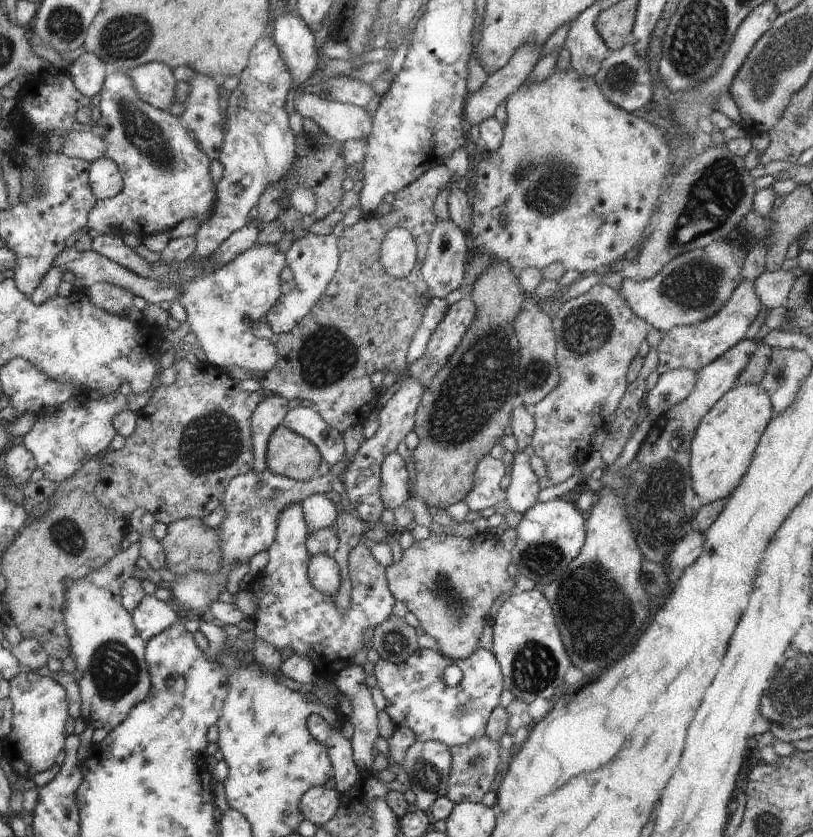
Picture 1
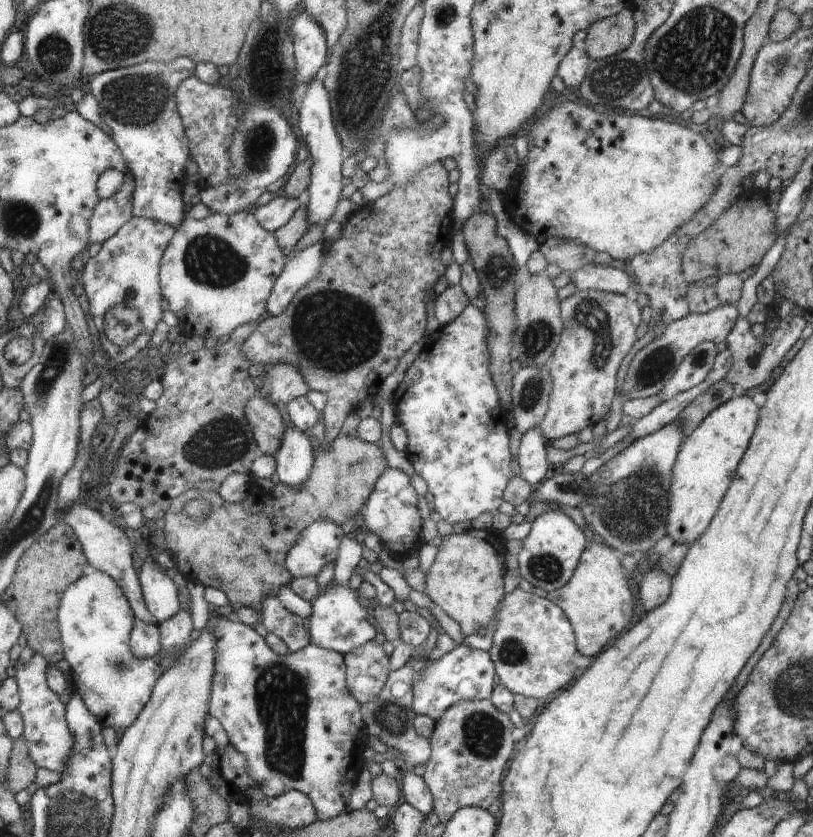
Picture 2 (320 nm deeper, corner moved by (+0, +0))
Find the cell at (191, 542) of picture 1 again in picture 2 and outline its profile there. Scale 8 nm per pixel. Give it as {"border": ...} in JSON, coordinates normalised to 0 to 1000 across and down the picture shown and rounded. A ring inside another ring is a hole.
{"border":[[[431,493],[422,504],[417,520],[407,528],[406,536],[395,536],[387,532],[386,554],[380,571],[365,582],[355,582],[344,576],[347,582],[342,593],[339,585],[335,593],[327,595],[306,590],[296,601],[288,602],[278,600],[264,588],[231,585],[229,590],[215,595],[202,618],[200,642],[203,655],[209,658],[218,681],[225,686],[230,695],[268,704],[273,707],[276,718],[285,723],[317,726],[326,714],[342,713],[344,703],[355,700],[360,692],[352,679],[351,667],[369,637],[391,622],[408,622],[421,631],[421,626],[433,621],[438,614],[445,613],[460,577],[478,558],[470,534],[465,529],[446,527],[439,520],[443,503],[440,493]],[[236,595],[253,597],[260,602],[260,613],[253,621],[244,624],[225,609],[225,605],[236,599]]]}

